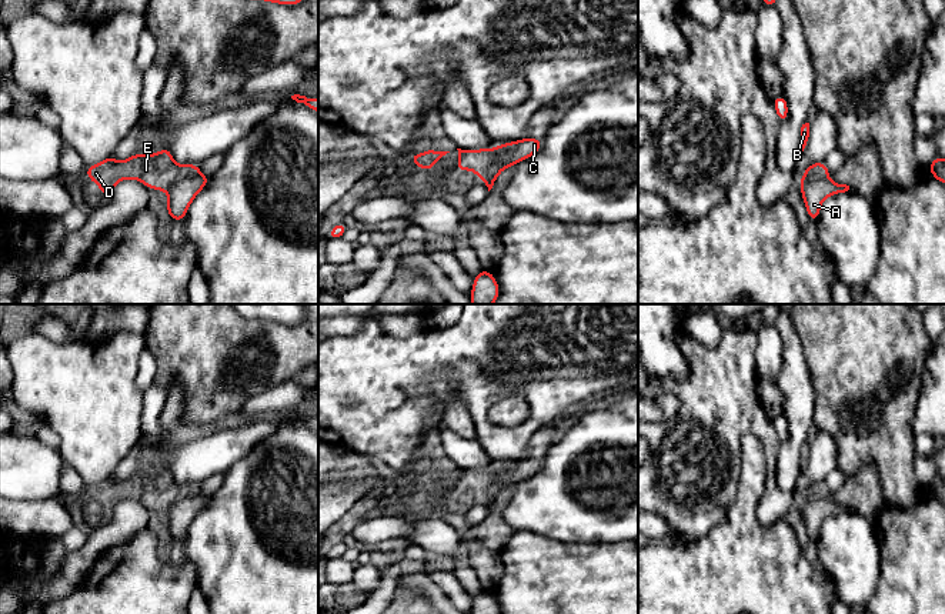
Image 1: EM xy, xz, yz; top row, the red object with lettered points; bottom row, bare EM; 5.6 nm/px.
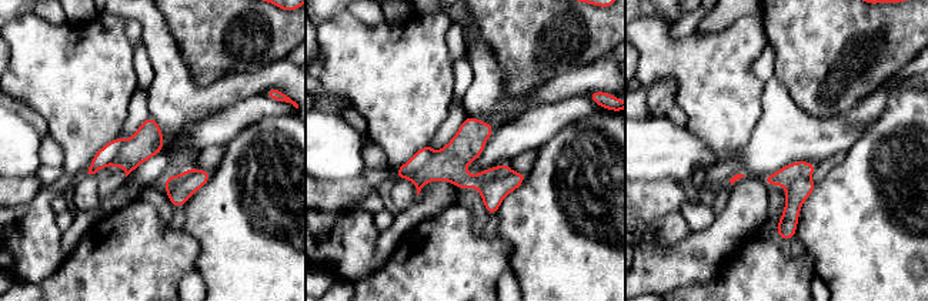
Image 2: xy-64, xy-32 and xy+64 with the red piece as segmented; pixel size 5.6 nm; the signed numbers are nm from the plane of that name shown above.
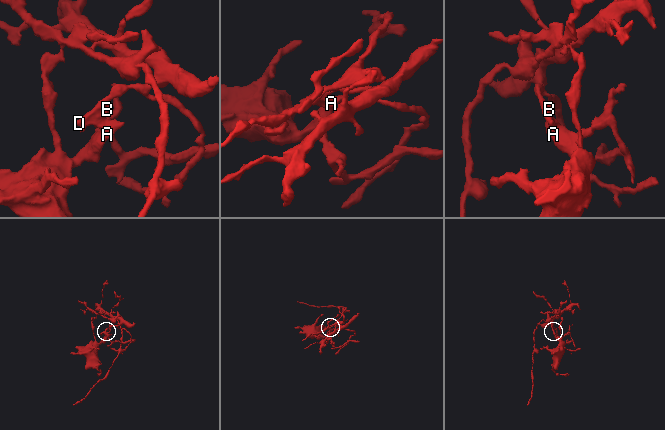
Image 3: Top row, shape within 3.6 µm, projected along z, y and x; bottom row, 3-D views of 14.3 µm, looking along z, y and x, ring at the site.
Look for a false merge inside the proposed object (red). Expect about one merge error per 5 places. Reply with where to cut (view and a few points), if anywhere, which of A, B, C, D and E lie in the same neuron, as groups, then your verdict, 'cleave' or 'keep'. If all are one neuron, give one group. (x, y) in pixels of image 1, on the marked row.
cut in xy along (199, 173), (182, 176), (164, 189); A C / B D E; cleave

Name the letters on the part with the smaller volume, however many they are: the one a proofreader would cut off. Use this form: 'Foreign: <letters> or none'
Foreign: B, D, E

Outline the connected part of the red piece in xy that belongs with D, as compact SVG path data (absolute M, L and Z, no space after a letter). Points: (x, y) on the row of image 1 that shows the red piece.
M164 147L156 154L133 154L123 163L110 154L101 163L86 167L84 173L90 181L98 184L103 198L107 198L121 180L134 178L150 190L166 190L184 176L200 174L200 167L198 164L177 164L171 151Z

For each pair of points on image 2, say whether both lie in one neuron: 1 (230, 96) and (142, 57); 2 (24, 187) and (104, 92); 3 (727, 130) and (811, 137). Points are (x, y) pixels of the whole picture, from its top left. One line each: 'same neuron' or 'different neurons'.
1: different neurons
2: different neurons
3: different neurons

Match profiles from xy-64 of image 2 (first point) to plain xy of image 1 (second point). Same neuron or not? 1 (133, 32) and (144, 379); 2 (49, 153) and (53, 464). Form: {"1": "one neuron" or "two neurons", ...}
{"1": "one neuron", "2": "two neurons"}

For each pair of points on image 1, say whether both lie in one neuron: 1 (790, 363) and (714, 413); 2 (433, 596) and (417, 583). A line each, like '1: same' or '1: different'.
1: different
2: same

